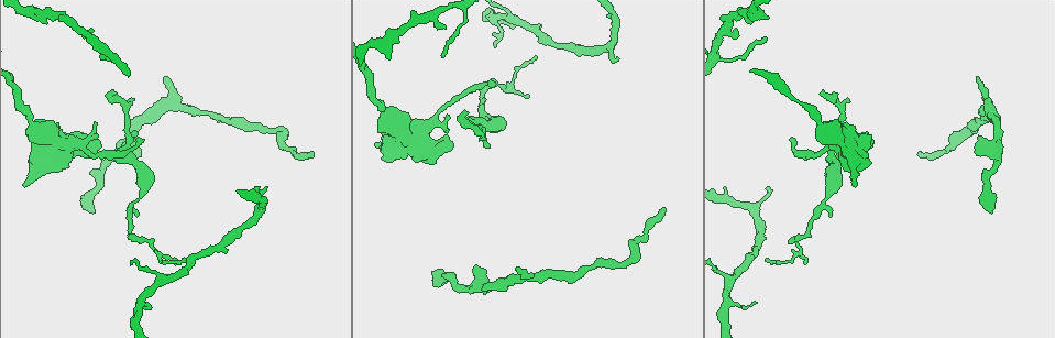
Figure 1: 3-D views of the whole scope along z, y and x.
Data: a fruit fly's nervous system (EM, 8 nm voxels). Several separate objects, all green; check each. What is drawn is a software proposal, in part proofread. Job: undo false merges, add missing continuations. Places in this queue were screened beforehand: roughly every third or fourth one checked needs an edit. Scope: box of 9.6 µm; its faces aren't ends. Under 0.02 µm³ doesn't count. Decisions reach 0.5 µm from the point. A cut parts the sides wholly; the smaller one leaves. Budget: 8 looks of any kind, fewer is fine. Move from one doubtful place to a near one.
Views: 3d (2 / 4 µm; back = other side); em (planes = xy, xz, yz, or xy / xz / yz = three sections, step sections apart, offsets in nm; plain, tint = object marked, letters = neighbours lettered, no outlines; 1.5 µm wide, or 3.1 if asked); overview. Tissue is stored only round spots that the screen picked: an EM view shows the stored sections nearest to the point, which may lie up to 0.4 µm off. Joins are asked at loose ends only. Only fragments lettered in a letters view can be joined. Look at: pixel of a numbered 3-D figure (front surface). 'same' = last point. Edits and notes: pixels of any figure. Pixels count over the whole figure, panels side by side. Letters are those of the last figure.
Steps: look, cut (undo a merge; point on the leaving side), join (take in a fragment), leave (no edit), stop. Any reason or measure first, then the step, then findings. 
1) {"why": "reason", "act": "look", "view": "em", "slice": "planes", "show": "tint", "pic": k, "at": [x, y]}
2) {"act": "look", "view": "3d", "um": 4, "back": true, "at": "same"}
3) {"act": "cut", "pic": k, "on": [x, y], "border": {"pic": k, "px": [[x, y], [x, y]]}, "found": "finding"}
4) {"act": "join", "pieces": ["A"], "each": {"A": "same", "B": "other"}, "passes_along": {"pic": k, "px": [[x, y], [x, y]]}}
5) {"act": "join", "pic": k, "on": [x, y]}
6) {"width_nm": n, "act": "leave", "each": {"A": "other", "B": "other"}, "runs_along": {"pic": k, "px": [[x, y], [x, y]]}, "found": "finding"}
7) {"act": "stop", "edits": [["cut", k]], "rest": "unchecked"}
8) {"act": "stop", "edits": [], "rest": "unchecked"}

{"act": "look", "view": "3d", "um": 2, "back": true, "pic": 1, "at": [113, 95]}

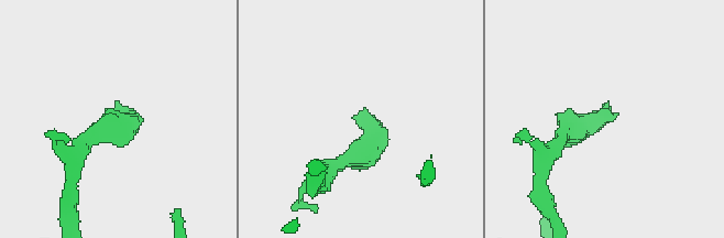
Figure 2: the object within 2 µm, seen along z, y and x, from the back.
{"act": "look", "view": "em", "slice": "xz", "step": 8, "show": "tint", "pic": 2, "at": [618, 114]}

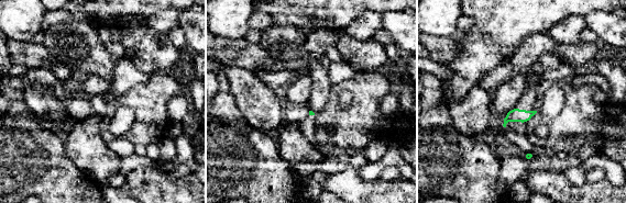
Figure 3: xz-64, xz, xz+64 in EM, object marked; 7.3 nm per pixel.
{"act": "look", "view": "em", "slice": "xz", "step": 8, "show": "letters", "at": "same"}

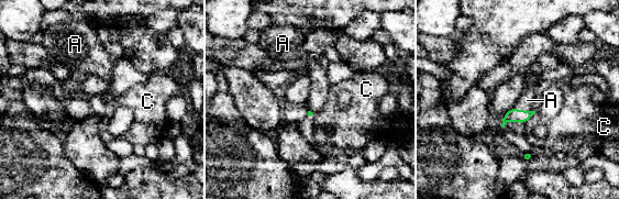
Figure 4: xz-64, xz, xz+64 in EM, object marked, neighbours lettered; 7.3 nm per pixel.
{"act": "join", "pieces": ["A"], "each": {"A": "same", "C": "other"}, "passes_along": {"pic": 4, "px": [[514, 114], [523, 110], [527, 100]]}, "found": "it goes on there"}

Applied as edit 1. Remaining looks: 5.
{"why": "redraw", "act": "look", "view": "overview"}

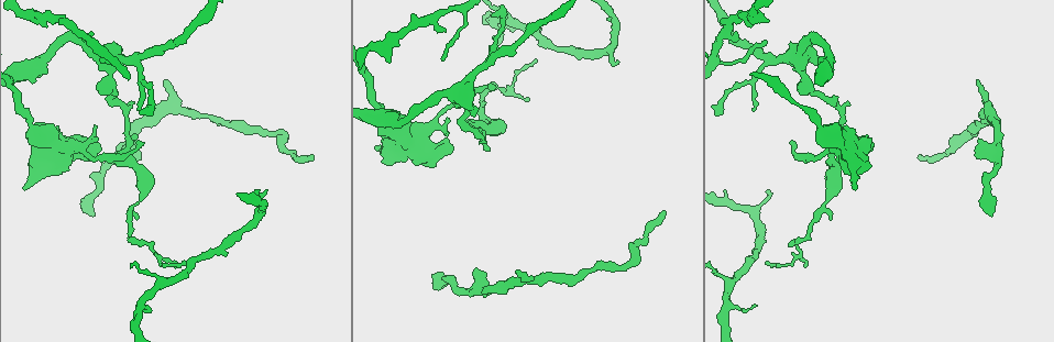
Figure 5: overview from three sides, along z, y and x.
{"why": "branch stops here", "act": "look", "view": "em", "slice": "planes", "show": "plain", "pic": 5, "at": [94, 34]}

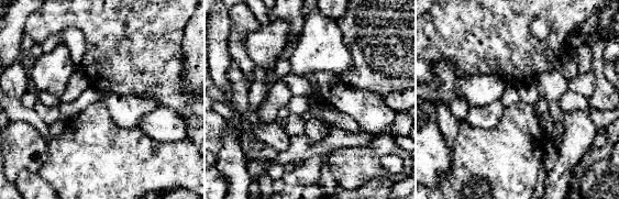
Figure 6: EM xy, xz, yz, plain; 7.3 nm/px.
{"why": "see the neighbours", "act": "look", "view": "em", "slice": "planes", "show": "letters", "at": "same"}

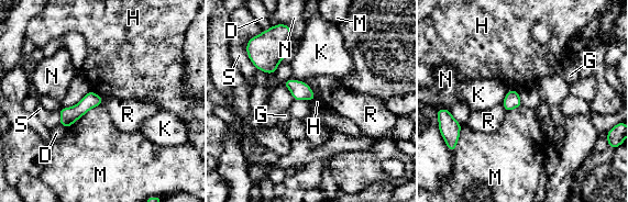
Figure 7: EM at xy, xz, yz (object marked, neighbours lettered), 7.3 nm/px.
{"width_nm": 120, "act": "leave", "each": {"D": "other", "G": "other", "H": "other", "K": "other", "M": "other", "N": "other", "R": "other", "S": "other"}, "border": {"pic": 7, "px": [[305, 82], [316, 98]]}, "found": "no lettered fragment goes on from it"}

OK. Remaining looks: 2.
{"why": "sudden change in width", "act": "look", "view": "em", "slice": "xz", "step": 4, "show": "tint", "pic": 5, "at": [38, 171]}

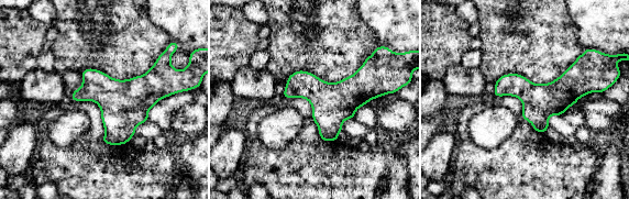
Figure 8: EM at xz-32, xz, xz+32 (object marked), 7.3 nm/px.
{"act": "look", "view": "em", "slice": "planes", "show": "letters", "at": "same"}

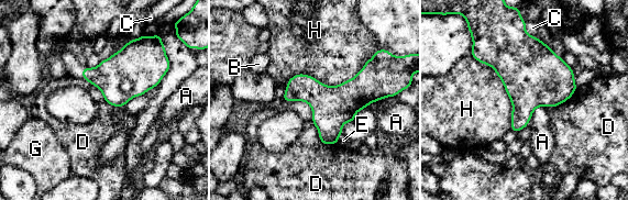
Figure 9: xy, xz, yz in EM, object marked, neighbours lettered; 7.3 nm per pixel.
{"act": "leave", "each": {"A": "other", "B": "other", "C": "other", "D": "other", "E": "other", "G": "other", "H": "other"}, "found": "all the same cell"}

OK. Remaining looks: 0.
{"act": "stop", "edits": [["join", 4]], "rest": "unchecked"}

